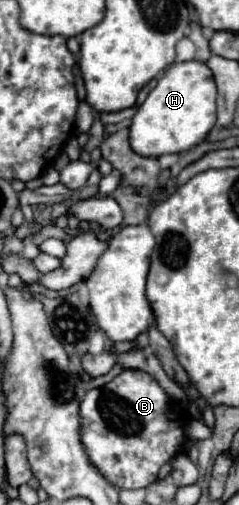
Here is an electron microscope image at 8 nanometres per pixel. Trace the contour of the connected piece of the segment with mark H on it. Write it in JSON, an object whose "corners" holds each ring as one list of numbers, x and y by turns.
{"corners":[[172,63,138,107,130,125,130,145,138,155,160,157,182,153,202,143,216,123,216,83,206,63]]}

